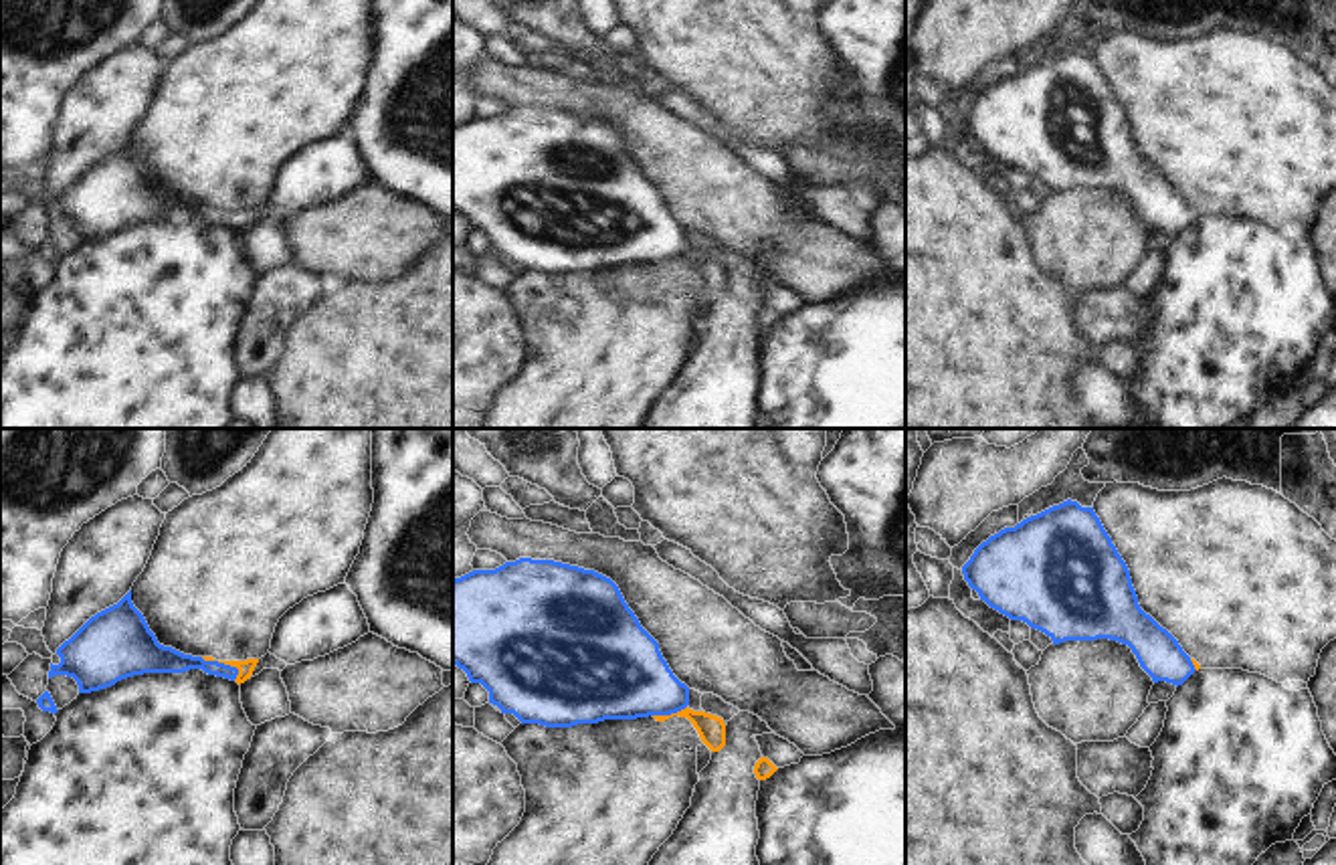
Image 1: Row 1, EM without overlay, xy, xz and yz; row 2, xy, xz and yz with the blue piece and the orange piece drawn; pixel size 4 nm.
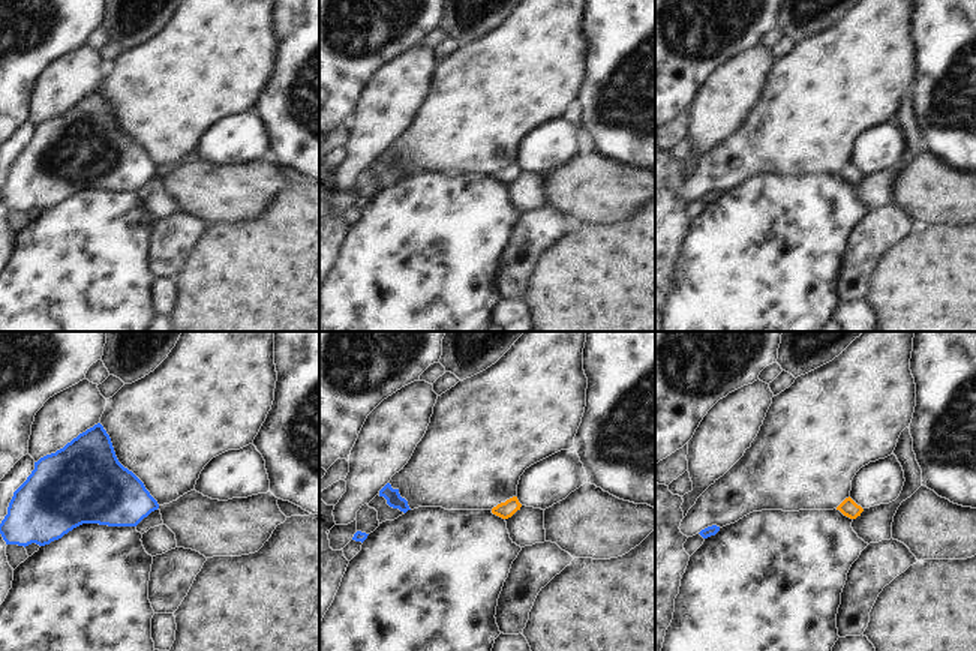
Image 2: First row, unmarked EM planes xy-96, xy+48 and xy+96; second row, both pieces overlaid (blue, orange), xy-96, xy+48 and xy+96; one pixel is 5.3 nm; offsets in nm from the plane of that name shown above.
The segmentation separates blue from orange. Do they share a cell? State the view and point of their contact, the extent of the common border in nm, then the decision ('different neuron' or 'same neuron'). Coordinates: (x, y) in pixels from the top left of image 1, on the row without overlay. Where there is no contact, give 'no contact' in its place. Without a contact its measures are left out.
xy (221, 211) | 170 nm | same neuron

